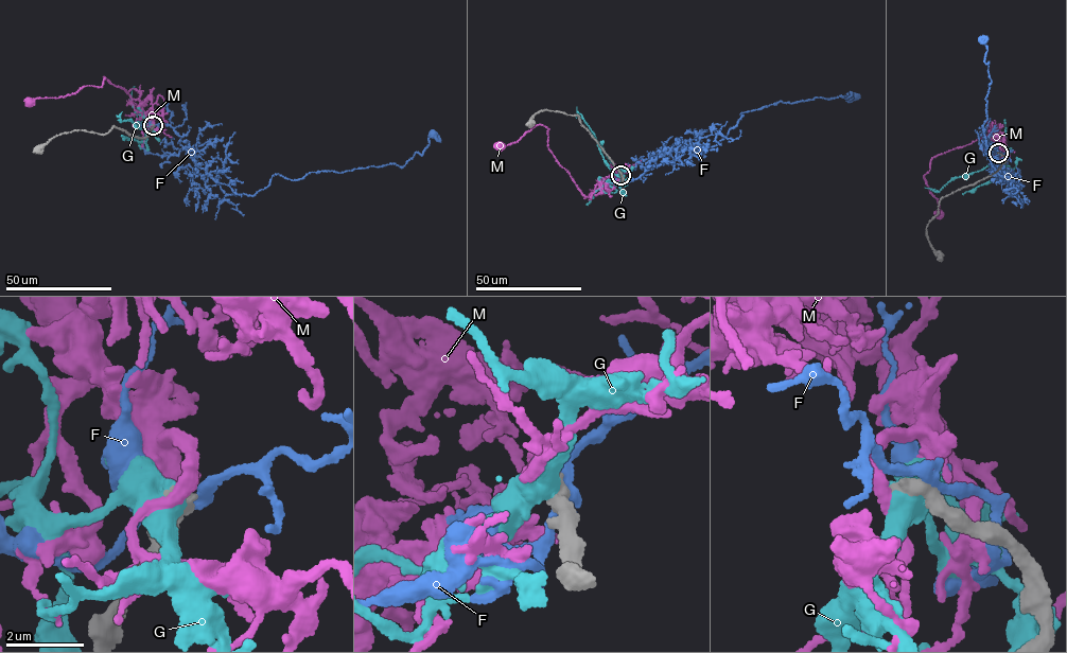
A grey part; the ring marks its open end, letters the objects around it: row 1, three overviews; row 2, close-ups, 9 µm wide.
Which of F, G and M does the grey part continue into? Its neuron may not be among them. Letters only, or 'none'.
none

